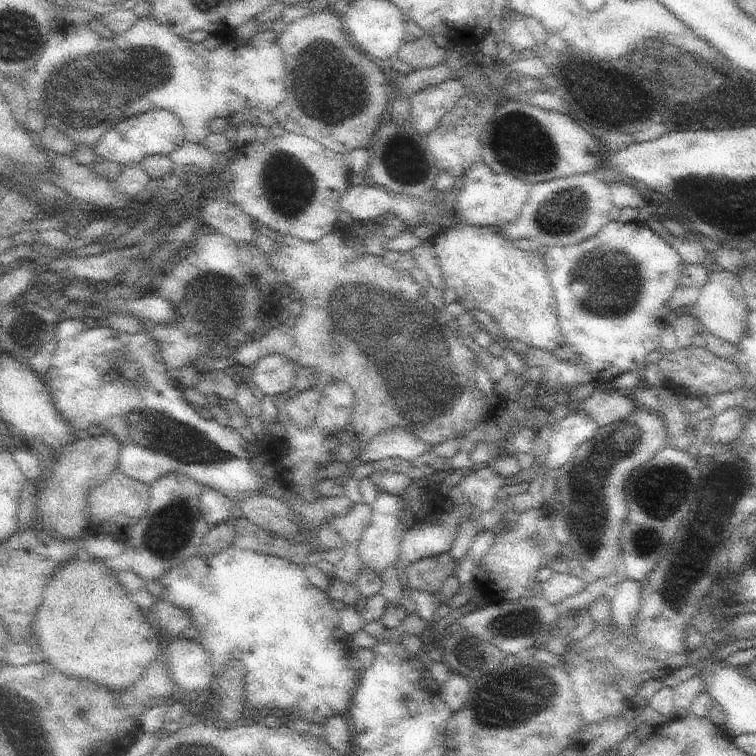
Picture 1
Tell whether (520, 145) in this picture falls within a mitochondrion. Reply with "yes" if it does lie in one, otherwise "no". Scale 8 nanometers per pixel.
yes

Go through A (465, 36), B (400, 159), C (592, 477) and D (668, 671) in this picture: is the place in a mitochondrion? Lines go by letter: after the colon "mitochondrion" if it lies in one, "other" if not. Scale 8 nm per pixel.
A: other
B: mitochondrion
C: mitochondrion
D: other

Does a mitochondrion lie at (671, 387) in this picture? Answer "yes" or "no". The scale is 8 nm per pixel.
no

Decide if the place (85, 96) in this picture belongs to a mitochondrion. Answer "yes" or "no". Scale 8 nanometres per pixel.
yes

